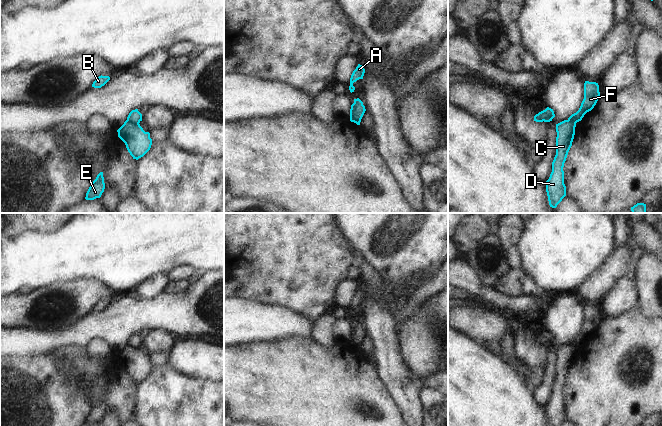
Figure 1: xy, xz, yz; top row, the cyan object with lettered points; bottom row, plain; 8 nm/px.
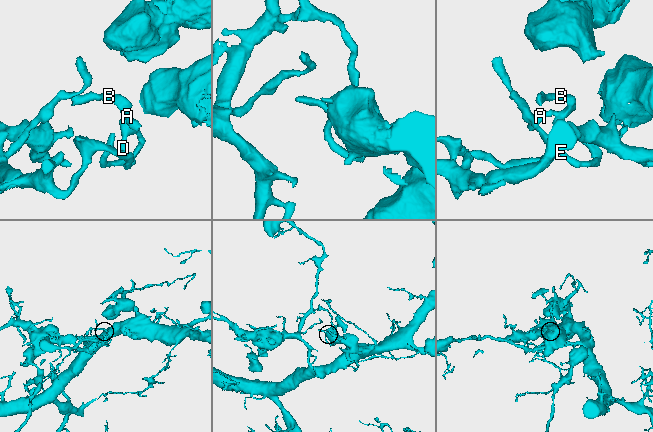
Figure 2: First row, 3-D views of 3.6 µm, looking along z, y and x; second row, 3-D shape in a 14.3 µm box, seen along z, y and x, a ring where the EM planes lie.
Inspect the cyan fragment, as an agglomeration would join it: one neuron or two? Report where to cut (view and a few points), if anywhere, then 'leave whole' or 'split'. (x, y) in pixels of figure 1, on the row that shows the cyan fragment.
cut xy (126, 120), (138, 124); split

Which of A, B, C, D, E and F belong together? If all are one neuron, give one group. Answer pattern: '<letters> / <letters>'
A B F / C D E

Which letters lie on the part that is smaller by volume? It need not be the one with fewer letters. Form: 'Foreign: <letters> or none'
Foreign: A, B, F

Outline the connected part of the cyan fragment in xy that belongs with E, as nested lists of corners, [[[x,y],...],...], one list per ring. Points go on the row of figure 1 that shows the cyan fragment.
[[[100,172],[96,179],[92,182],[86,193],[86,200],[94,200],[100,198],[105,189],[103,172]]]

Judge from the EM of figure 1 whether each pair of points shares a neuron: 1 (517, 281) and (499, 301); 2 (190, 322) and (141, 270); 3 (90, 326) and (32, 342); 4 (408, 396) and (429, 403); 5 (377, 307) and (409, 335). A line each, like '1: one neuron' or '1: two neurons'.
1: two neurons
2: two neurons
3: one neuron
4: two neurons
5: two neurons

